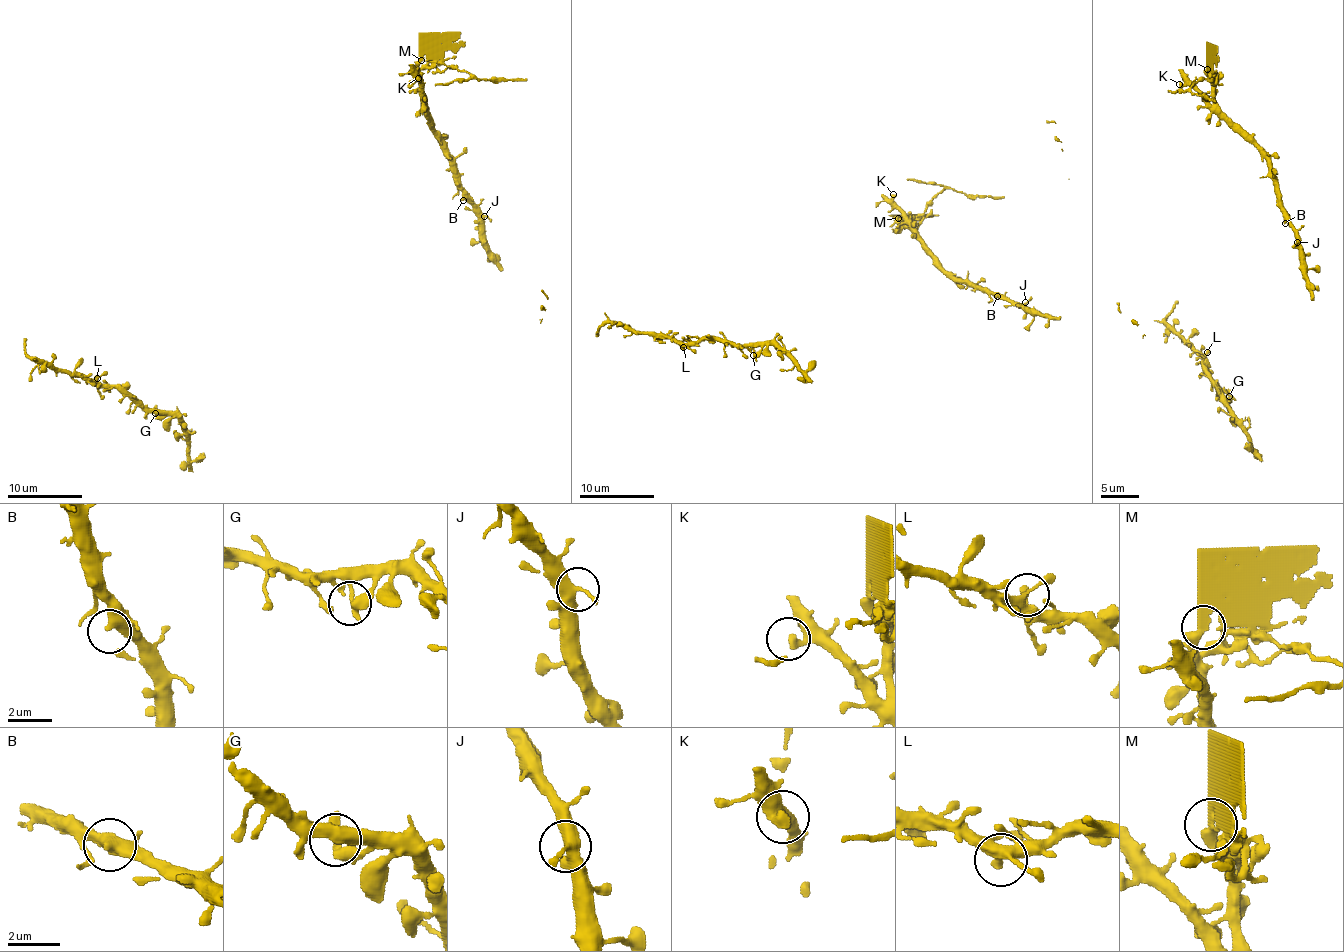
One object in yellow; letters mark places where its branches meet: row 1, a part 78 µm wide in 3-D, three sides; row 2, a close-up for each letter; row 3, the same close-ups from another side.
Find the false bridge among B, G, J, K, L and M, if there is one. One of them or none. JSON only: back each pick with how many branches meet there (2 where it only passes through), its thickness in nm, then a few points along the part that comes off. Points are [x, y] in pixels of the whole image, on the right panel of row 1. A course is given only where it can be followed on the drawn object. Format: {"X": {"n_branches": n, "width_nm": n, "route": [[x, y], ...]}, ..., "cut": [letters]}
{"M": {"n_branches": 2, "width_nm": 340, "route": [[1207, 69], [1212, 71], [1190, 90], [1215, 99]]}, "cut": ["M"]}

